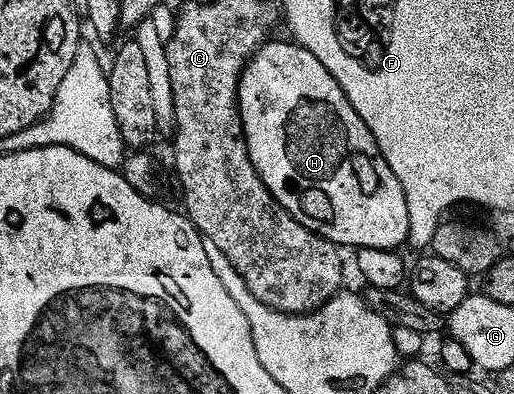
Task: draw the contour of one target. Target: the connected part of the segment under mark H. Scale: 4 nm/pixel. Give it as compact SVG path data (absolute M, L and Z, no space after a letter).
M293 40L267 41L246 65L238 89L239 110L243 118L248 152L268 192L304 228L327 238L339 248L384 249L397 251L410 237L408 200L396 172L388 168L388 160L376 144L376 136L364 124L360 112L352 108L352 100L336 84L332 72L312 56L310 50Z

